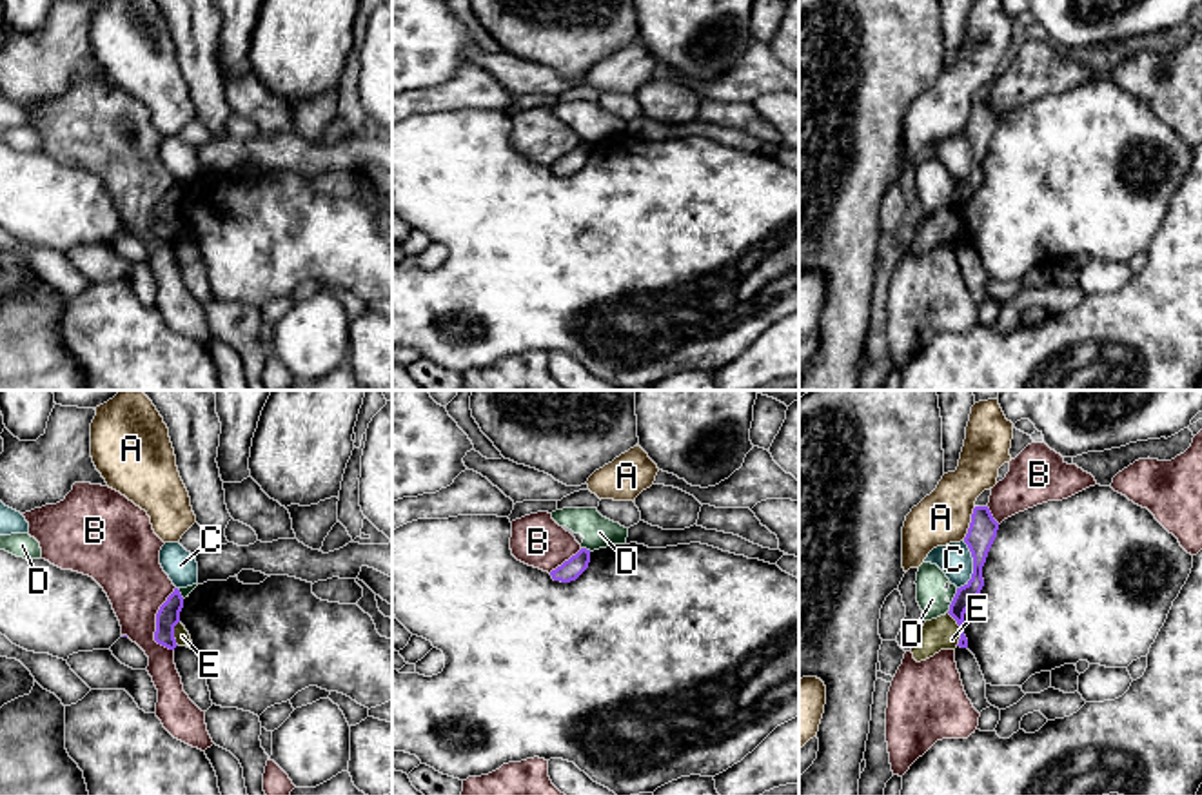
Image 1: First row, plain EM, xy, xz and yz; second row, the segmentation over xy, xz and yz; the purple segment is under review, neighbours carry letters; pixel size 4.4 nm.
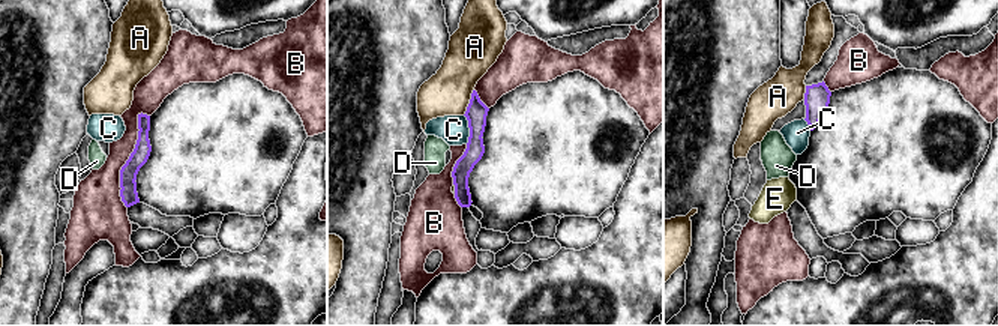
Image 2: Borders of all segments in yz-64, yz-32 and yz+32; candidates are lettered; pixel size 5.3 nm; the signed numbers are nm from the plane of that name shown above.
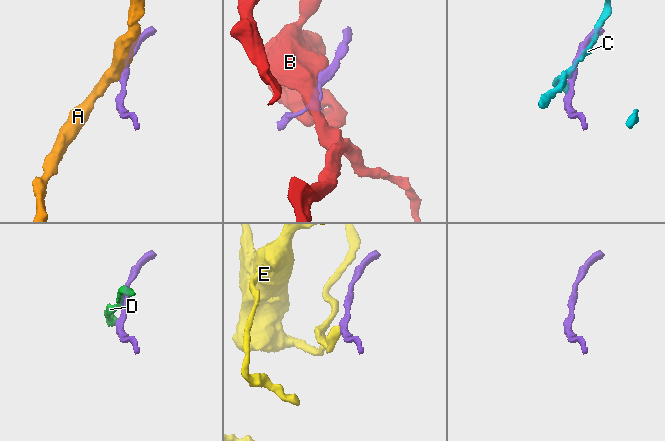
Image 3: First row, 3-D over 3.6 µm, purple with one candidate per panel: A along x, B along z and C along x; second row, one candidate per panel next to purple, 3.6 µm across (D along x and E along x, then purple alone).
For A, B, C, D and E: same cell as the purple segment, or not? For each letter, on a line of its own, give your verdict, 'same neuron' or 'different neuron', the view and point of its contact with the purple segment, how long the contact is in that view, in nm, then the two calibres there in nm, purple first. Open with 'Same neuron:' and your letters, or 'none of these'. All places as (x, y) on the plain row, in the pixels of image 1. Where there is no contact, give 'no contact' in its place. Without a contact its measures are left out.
Same neuron: none of these
A: different neuron | yz (970, 117) | 160 nm | 130/240 nm
B: different neuron | xy (157, 215) | 280 nm | 100/280 nm
C: different neuron | yz (974, 160) | 220 nm | 130/150 nm
D: different neuron | yz (954, 193) | 100 nm | 90/130 nm
E: different neuron | yz (961, 222) | 160 nm | 90/140 nm

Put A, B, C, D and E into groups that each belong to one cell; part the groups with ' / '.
A / B / C / D / E

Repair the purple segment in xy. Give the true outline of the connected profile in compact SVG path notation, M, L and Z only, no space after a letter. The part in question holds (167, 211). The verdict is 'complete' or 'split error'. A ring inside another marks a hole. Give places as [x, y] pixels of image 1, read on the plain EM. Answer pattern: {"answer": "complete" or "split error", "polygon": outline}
{"answer": "complete", "polygon": "M178 182L167 191L156 207L154 234L169 243L174 243L174 220L180 216L180 205L183 201L183 191Z"}

